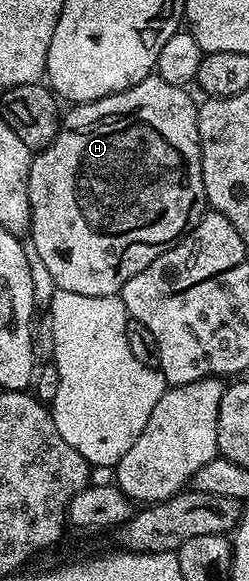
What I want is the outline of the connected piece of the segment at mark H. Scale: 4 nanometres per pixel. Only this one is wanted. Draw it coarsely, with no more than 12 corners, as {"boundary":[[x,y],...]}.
{"boundary":[[151,74],[29,162],[36,263],[115,296],[207,211],[198,105]]}

